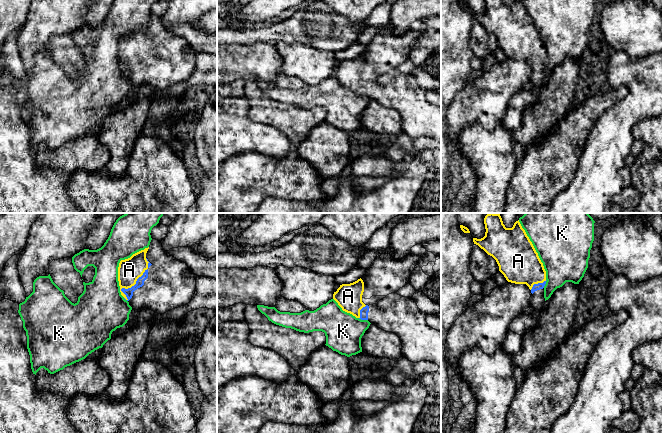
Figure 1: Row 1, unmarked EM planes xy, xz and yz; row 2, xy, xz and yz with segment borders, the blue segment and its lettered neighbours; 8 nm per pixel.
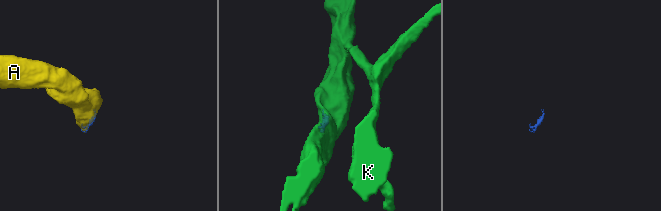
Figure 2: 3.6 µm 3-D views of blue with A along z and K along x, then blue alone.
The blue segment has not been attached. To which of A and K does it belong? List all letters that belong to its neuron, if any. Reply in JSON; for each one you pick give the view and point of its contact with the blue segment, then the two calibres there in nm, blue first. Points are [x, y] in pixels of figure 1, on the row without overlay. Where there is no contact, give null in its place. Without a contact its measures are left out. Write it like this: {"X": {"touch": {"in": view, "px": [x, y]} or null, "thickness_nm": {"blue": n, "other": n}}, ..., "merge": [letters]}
{"A": {"touch": {"in": "xy", "px": [136, 59]}, "thickness_nm": {"blue": 70, "other": 190}}, "merge": ["A"]}

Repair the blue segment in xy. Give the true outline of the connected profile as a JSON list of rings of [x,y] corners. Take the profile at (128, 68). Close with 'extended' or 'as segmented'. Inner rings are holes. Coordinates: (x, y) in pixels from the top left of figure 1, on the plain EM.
[[[156,15],[151,16],[148,24],[121,36],[118,43],[120,68],[129,81],[136,86],[148,84],[158,90],[188,80],[195,69],[196,54],[186,39],[167,29]]]; extended

